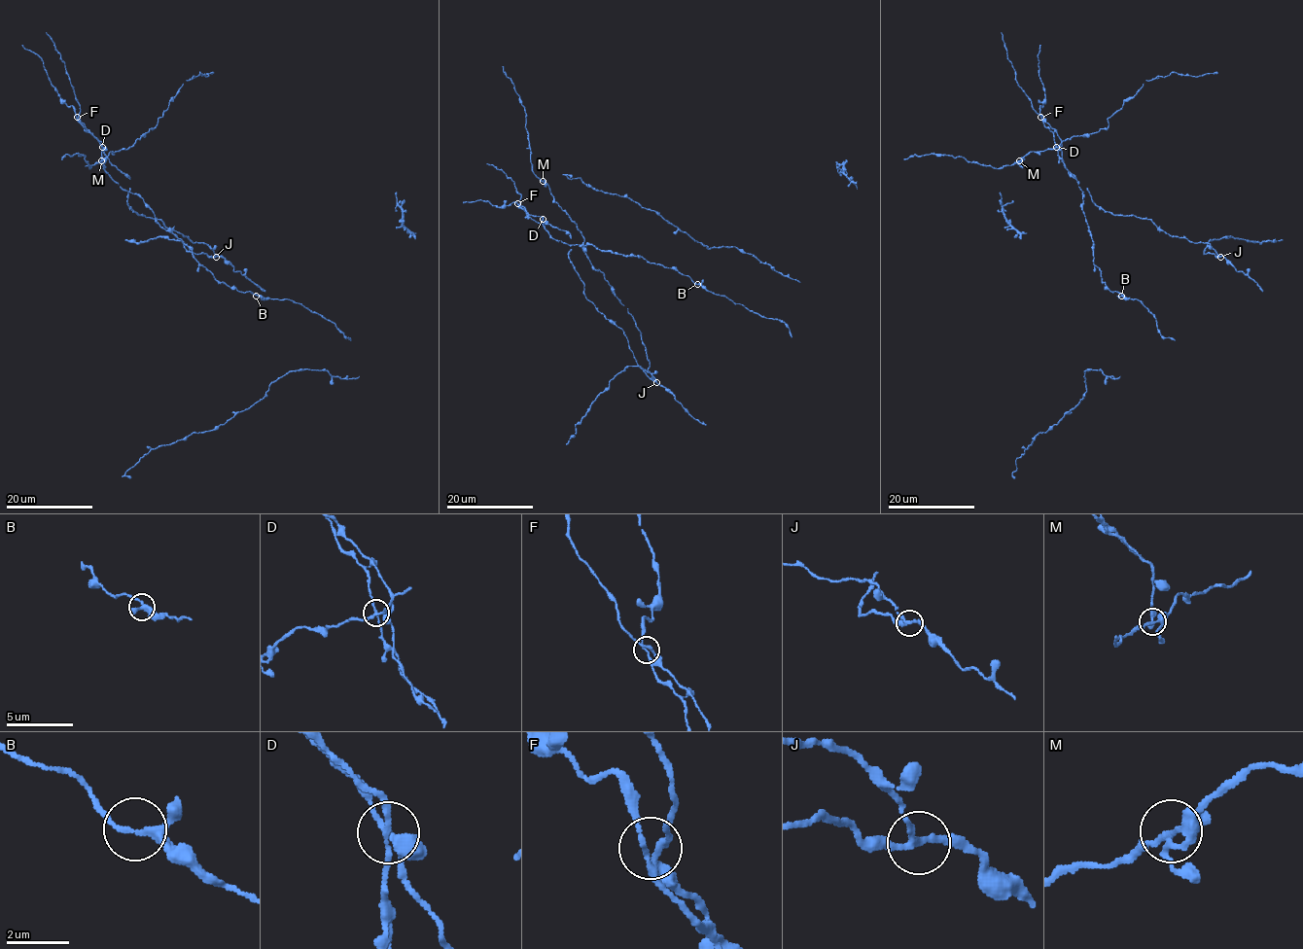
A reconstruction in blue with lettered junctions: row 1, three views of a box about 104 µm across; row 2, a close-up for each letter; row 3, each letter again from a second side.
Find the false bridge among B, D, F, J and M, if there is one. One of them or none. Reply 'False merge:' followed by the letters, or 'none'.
False merge: none

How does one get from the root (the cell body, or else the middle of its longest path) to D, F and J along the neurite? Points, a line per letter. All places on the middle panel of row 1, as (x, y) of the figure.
D: (687, 275), (650, 263), (640, 256), (616, 254), (593, 244), (563, 243), (546, 231), (543, 219)
F: (687, 275), (640, 256), (563, 243), (546, 231), (541, 216), (530, 217), (517, 203)
J: (687, 275), (593, 244), (572, 244), (569, 251), (584, 296), (623, 332), (636, 363), (656, 382)

